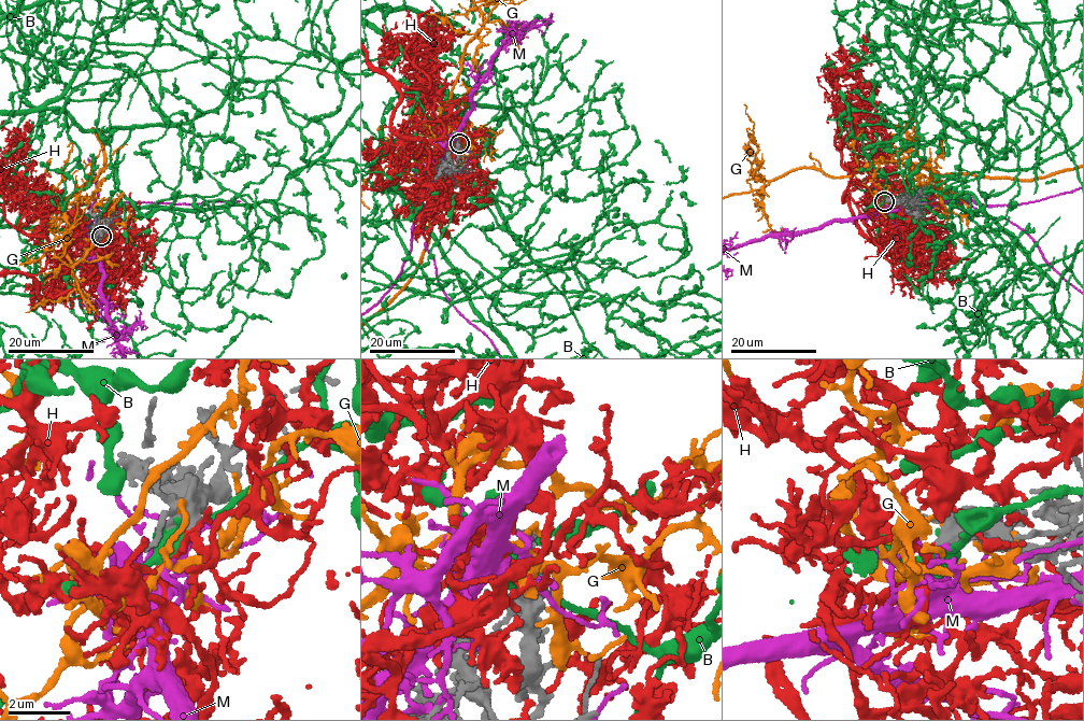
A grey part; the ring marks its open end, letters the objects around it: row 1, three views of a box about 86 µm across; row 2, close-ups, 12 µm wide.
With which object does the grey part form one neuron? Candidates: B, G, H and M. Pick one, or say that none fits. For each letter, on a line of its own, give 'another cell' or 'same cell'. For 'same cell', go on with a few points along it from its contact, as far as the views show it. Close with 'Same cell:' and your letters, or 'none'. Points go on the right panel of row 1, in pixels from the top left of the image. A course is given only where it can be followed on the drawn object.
B: another cell
G: another cell
H: same cell
M: another cell
Same cell: H

